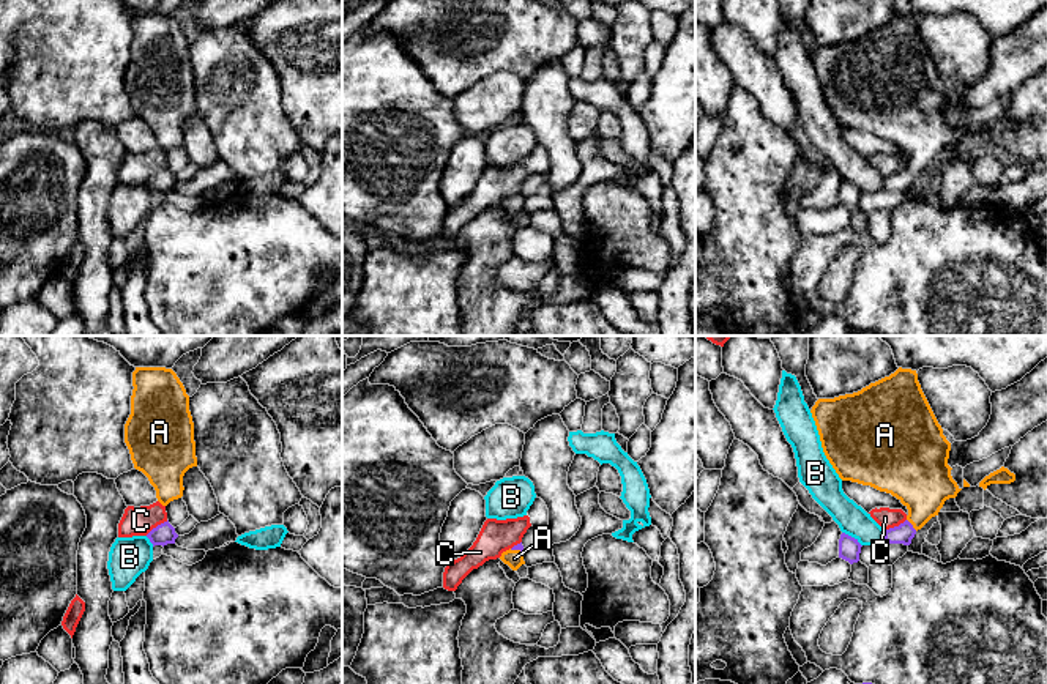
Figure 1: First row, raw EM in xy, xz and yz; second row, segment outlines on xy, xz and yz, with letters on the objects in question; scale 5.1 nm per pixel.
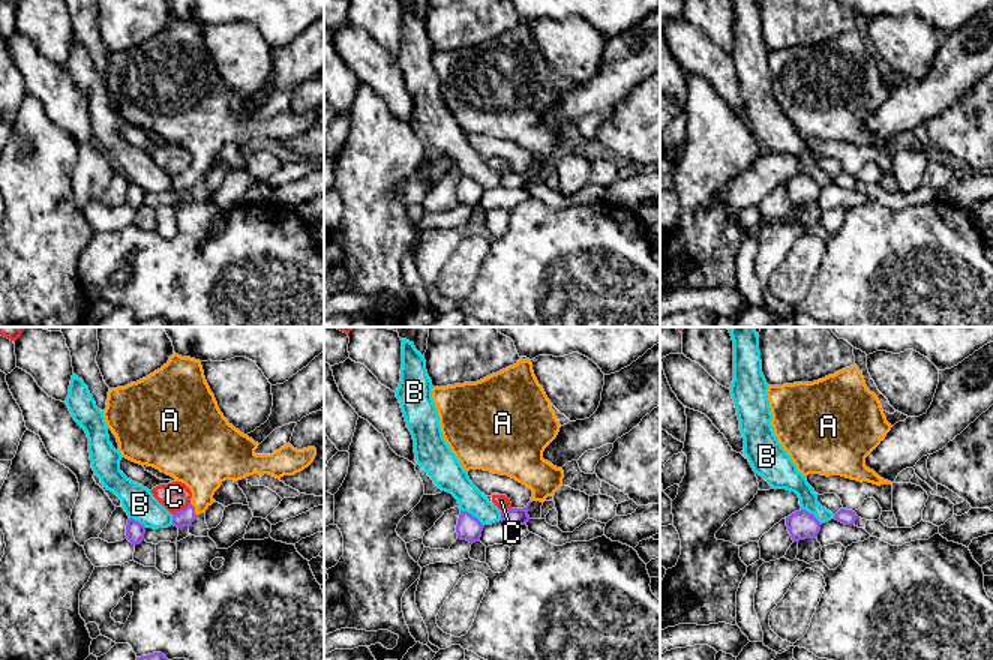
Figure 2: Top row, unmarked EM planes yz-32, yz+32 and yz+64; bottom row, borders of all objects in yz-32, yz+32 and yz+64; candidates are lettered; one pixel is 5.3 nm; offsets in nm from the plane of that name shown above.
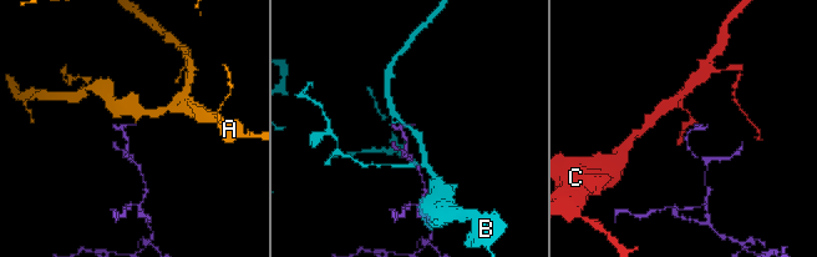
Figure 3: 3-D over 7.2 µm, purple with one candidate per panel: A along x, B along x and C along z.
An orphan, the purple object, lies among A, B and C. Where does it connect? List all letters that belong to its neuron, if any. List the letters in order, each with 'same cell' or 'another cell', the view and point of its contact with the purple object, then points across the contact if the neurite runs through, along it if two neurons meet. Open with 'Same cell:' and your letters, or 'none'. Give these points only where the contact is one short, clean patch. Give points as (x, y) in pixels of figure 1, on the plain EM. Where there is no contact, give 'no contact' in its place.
Same cell: A
A: same cell | yz (912, 172) | across yz (904, 180), (912, 172), (920, 159), (920, 125)
B: another cell | yz (850, 183)
C: another cell | xy (158, 172) | along xy (167, 167), (153, 174), (145, 182)

